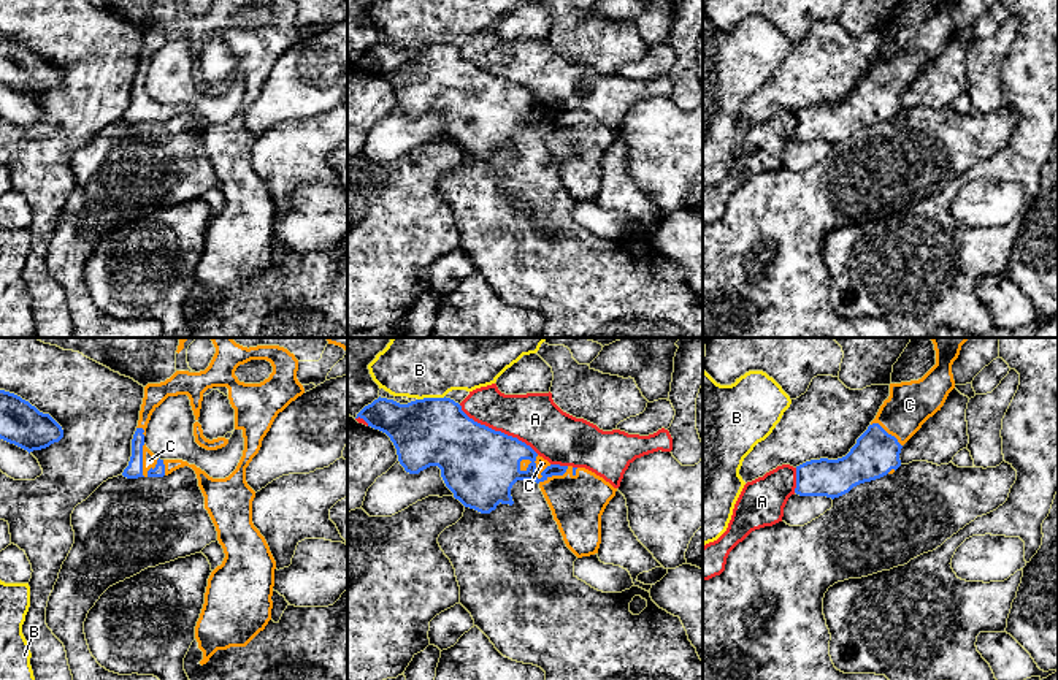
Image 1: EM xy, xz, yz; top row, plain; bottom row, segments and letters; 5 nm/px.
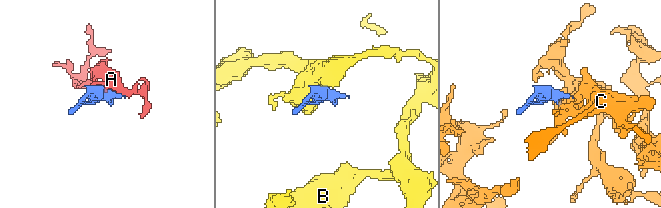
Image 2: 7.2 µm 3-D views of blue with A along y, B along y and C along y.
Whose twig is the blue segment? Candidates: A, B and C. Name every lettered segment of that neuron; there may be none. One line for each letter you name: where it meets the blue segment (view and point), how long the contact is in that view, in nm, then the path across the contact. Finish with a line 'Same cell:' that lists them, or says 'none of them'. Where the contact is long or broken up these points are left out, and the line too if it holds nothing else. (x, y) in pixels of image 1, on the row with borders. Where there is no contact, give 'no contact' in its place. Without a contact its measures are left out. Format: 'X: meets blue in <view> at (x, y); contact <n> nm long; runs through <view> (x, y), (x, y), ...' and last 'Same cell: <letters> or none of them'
C: meets blue in xz at (540, 479); contact 260 nm long
Same cell: C

